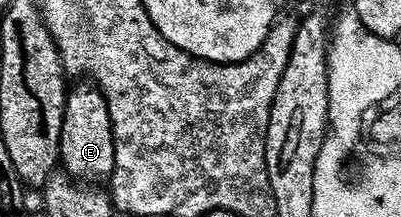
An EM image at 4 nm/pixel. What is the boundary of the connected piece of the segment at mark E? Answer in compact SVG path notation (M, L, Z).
M80 80L68 88L61 119L59 159L62 172L84 183L102 182L99 181L102 177L103 180L110 178L115 170L115 140L111 130L109 107L98 85L90 80Z

